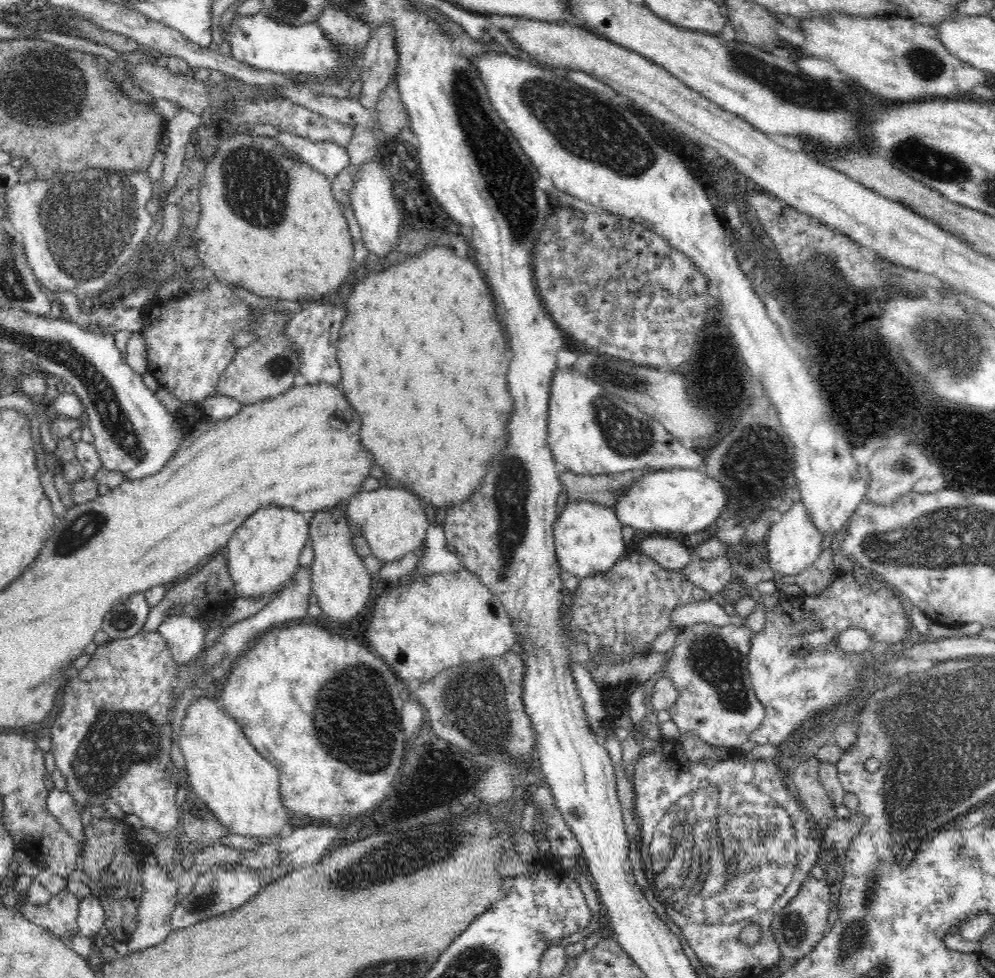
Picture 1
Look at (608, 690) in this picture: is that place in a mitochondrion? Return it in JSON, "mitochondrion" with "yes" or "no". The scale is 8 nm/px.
{"mitochondrion":"no"}

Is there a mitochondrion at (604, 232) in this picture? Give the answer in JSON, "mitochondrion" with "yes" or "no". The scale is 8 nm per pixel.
{"mitochondrion":"no"}

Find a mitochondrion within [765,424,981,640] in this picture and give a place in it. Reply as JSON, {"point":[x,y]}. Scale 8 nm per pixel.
{"point":[905,461]}

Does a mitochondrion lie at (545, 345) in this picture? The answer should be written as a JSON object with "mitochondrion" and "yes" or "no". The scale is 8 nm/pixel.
{"mitochondrion":"no"}

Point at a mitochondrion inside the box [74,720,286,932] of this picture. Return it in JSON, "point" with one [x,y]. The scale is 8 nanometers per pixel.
{"point":[204,901]}

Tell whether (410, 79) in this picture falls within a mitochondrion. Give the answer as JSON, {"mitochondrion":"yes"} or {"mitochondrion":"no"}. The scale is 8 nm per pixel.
{"mitochondrion":"no"}

